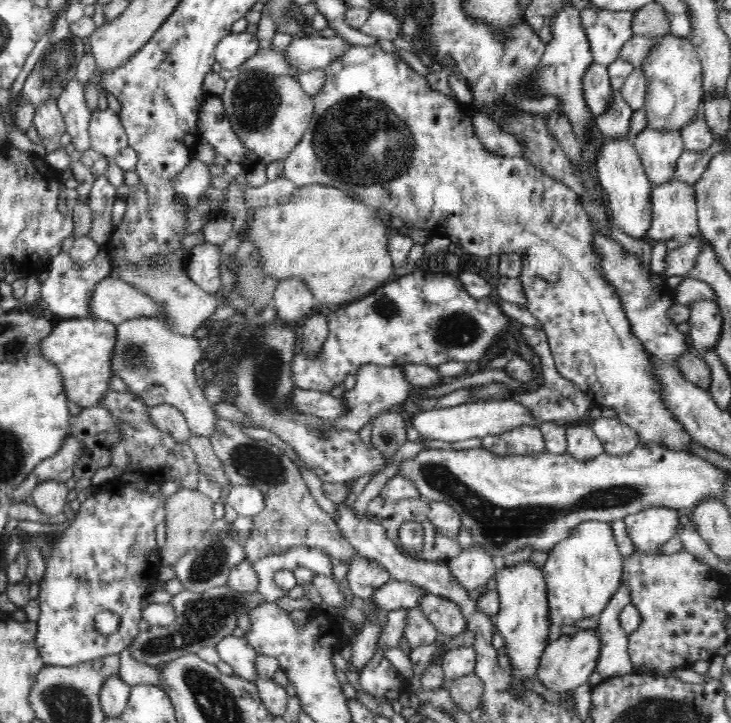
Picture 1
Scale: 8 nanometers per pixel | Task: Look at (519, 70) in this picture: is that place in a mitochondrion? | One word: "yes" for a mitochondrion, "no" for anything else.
yes

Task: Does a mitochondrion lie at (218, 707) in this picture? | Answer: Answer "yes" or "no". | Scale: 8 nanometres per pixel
yes

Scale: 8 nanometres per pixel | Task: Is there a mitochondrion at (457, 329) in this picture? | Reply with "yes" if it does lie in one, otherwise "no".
yes

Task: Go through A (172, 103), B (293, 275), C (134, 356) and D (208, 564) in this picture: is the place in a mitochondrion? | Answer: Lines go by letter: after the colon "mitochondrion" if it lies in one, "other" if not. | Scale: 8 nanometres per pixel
A: other
B: other
C: mitochondrion
D: mitochondrion

